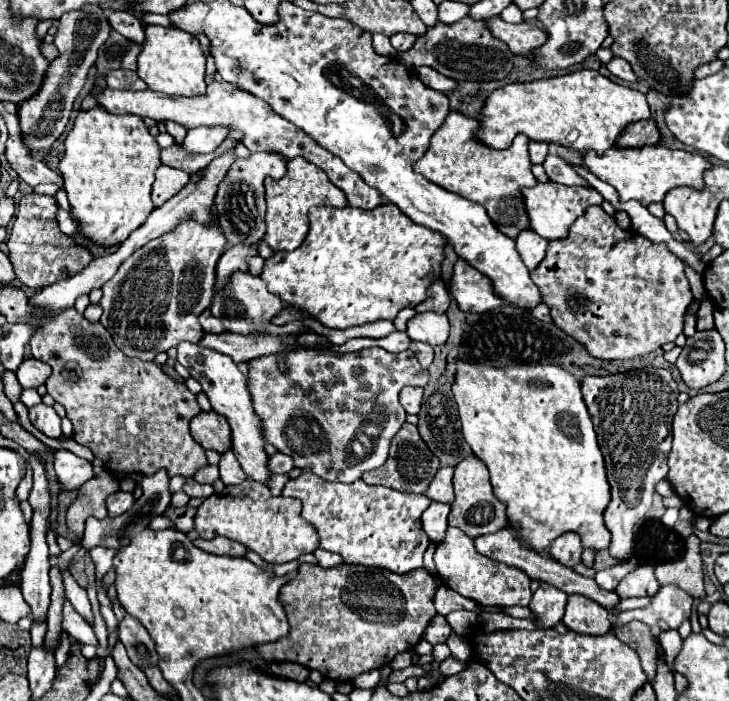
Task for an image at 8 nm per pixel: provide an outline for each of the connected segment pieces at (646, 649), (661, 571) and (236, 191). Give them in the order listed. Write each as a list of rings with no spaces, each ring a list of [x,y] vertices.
[[[628,622],[616,628],[616,636],[638,652],[642,658],[642,668],[652,682],[652,676],[656,674],[656,642],[652,638],[652,630],[642,622]]]
[[[696,534],[686,538],[686,552],[680,560],[672,564],[658,564],[656,578],[660,586],[674,584],[684,588],[692,598],[704,600],[704,580],[702,580],[702,560],[700,560],[700,540]]]
[[[254,152],[248,158],[238,158],[226,178],[218,184],[218,194],[214,200],[214,208],[218,212],[220,226],[226,232],[228,246],[244,240],[262,240],[264,236],[264,214],[266,214],[266,202],[264,202],[264,178],[282,178],[286,172],[286,158],[278,152]]]

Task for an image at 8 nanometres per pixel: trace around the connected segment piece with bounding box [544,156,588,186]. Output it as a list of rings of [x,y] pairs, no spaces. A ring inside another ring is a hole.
[[[546,156],[544,160],[544,168],[550,180],[566,184],[566,186],[588,186],[588,182],[584,178],[580,178],[568,164],[566,160],[562,160],[560,156]]]

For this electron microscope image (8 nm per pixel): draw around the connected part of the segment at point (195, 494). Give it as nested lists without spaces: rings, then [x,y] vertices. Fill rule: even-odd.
[[[188,478],[182,490],[192,498],[208,498],[210,494],[214,494],[214,488],[210,484],[200,484],[194,478]]]

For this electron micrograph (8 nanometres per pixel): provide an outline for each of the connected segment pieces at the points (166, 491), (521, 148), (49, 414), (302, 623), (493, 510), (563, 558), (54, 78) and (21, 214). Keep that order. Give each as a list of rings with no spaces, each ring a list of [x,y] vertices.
[[[158,470],[154,476],[146,476],[142,480],[142,496],[138,498],[136,506],[132,506],[128,512],[124,512],[122,516],[116,516],[116,518],[104,518],[104,520],[98,520],[94,516],[90,516],[86,520],[86,530],[84,530],[84,538],[82,538],[82,546],[84,548],[94,548],[94,546],[104,546],[104,548],[120,548],[120,544],[128,544],[128,540],[136,534],[140,534],[148,522],[154,518],[154,516],[160,516],[168,504],[170,504],[170,474],[166,470]]]
[[[450,110],[444,124],[430,138],[428,152],[414,164],[414,172],[422,174],[430,182],[450,192],[456,192],[468,200],[482,204],[498,228],[504,224],[516,226],[518,230],[500,230],[516,238],[516,232],[530,228],[528,216],[524,212],[524,204],[520,200],[522,198],[520,188],[536,184],[536,178],[530,170],[532,162],[528,158],[528,138],[516,136],[510,148],[496,150],[478,142],[476,138],[478,128],[480,122],[476,118],[470,118],[458,110]]]
[[[46,404],[32,406],[32,408],[28,408],[28,416],[30,416],[30,422],[40,432],[44,432],[50,438],[60,438],[60,432],[62,432],[60,430],[60,416],[56,414],[56,410],[52,406],[46,406]]]
[[[302,564],[298,576],[280,588],[280,602],[290,624],[288,636],[268,644],[256,644],[254,650],[266,662],[298,662],[306,668],[320,670],[324,678],[332,678],[336,682],[352,680],[362,672],[382,668],[392,662],[398,652],[414,650],[424,634],[424,628],[428,626],[428,620],[436,614],[434,592],[436,584],[424,568],[396,574],[384,568],[368,568],[358,564],[340,564],[334,568]]]
[[[468,456],[456,466],[456,470],[454,470],[454,494],[456,494],[456,498],[452,502],[448,524],[460,528],[470,538],[482,536],[482,534],[492,534],[492,532],[498,532],[498,530],[508,526],[506,508],[496,498],[496,494],[494,494],[494,490],[490,486],[488,468],[476,456]]]
[[[566,532],[558,536],[550,548],[550,556],[568,568],[574,568],[580,562],[580,554],[582,554],[582,540],[576,532]]]
[[[82,8],[80,12],[68,12],[58,22],[58,32],[54,36],[54,44],[58,48],[58,56],[46,68],[44,80],[36,96],[22,100],[18,106],[18,122],[22,130],[22,142],[30,152],[48,150],[64,132],[72,104],[82,90],[90,66],[96,62],[98,48],[108,40],[110,22],[102,8]]]
[[[26,194],[18,202],[18,214],[14,218],[12,232],[8,236],[8,256],[14,266],[16,278],[28,288],[46,288],[66,276],[74,276],[82,272],[92,260],[94,254],[88,246],[76,244],[72,236],[66,236],[56,228],[58,224],[38,224],[38,222],[56,222],[58,202],[54,196],[40,196],[40,194]]]

